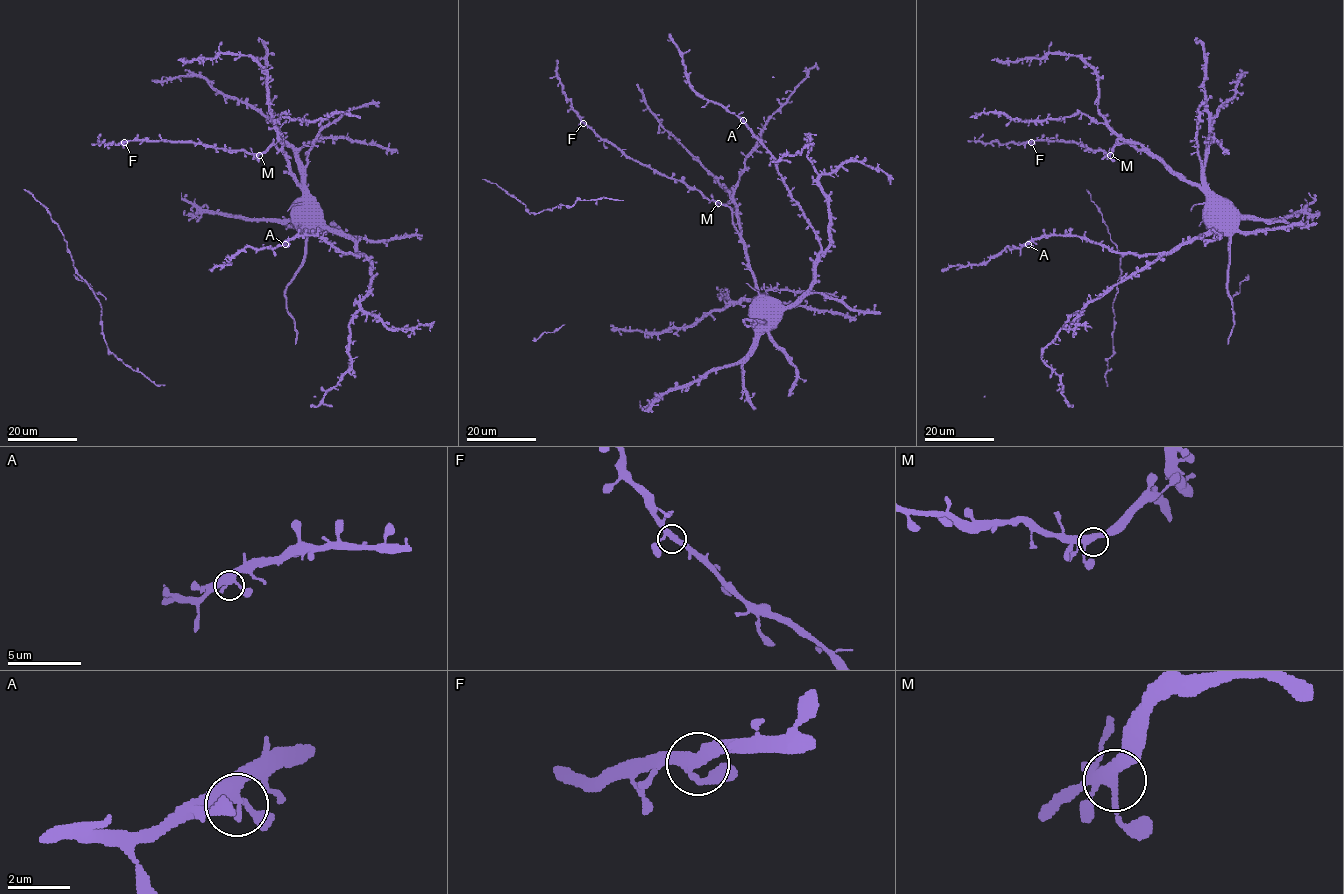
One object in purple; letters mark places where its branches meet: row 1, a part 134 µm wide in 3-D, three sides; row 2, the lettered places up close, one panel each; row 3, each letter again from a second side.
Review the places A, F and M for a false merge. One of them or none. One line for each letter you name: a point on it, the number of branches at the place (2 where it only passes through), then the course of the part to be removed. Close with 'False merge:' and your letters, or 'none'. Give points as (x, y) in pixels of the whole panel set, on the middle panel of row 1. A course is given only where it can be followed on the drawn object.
False merge: none

